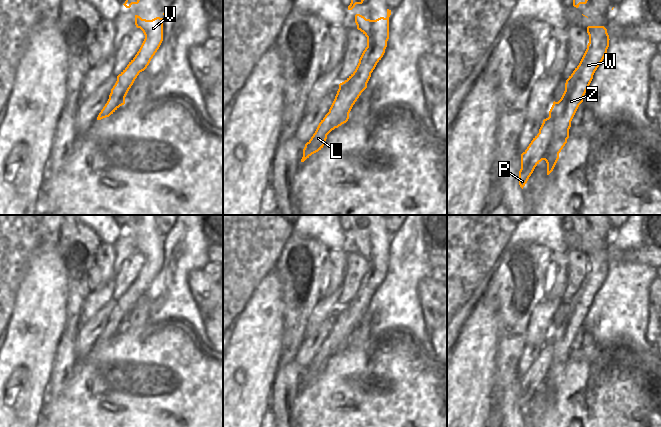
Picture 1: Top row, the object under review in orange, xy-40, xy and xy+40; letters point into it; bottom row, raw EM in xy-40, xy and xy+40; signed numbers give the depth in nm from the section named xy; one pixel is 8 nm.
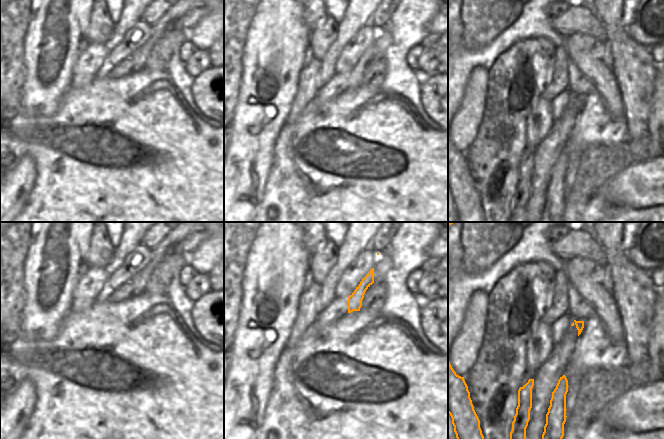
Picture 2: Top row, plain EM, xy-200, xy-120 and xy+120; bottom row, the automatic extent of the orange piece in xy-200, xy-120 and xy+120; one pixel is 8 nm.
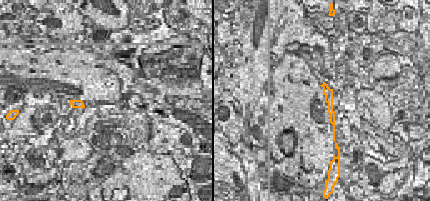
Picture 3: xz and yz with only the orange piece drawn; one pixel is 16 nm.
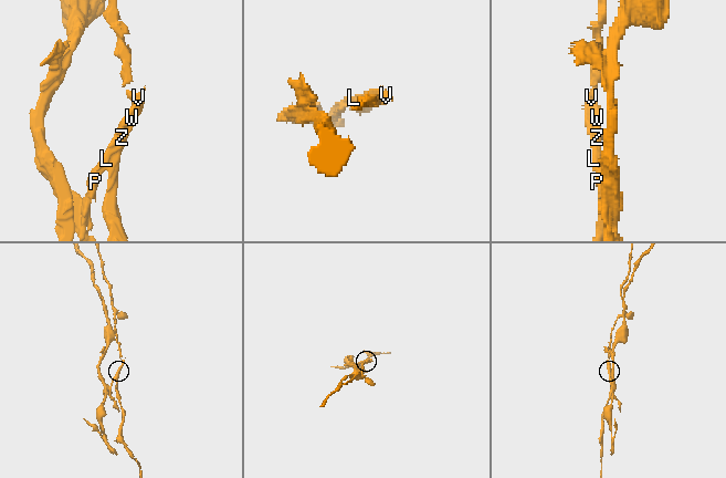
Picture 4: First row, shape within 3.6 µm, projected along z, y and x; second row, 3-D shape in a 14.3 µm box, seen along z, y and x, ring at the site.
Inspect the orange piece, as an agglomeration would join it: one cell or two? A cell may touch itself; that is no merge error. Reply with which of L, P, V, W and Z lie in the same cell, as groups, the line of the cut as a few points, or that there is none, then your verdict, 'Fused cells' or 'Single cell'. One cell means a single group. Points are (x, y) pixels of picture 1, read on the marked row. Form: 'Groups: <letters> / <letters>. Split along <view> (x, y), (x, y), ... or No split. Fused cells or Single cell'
Groups: L P / V W Z. Split along xy+40 (551, 115), (554, 121), (553, 138), (545, 160). Fused cells

